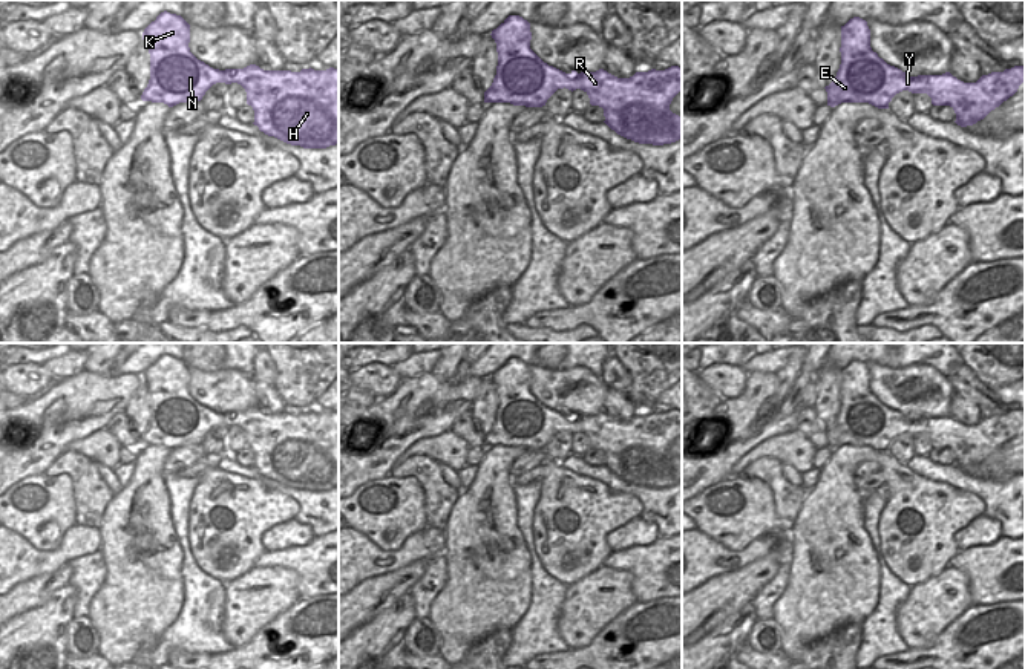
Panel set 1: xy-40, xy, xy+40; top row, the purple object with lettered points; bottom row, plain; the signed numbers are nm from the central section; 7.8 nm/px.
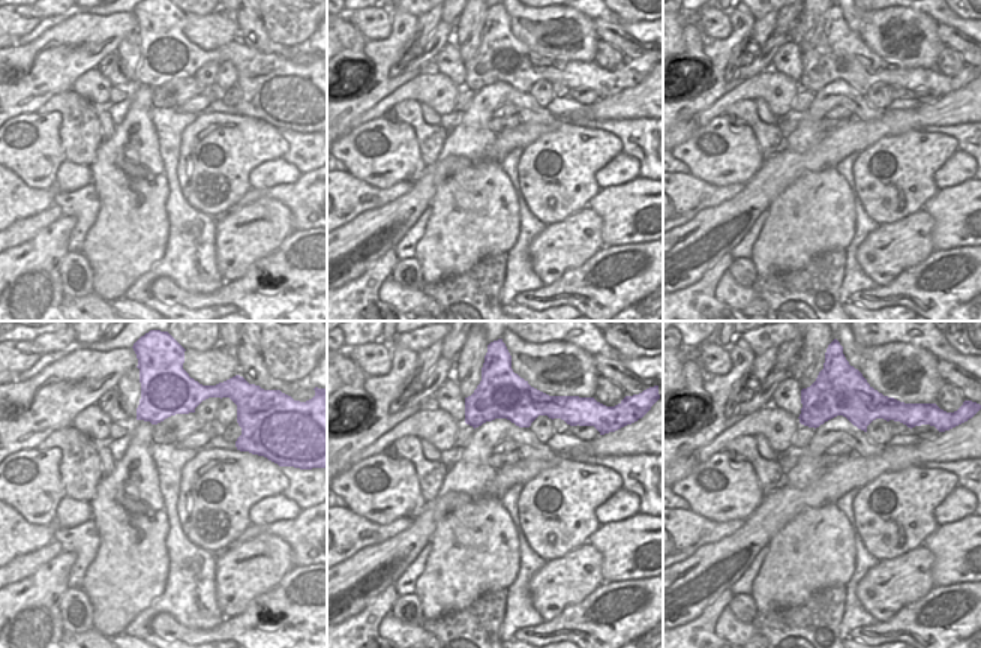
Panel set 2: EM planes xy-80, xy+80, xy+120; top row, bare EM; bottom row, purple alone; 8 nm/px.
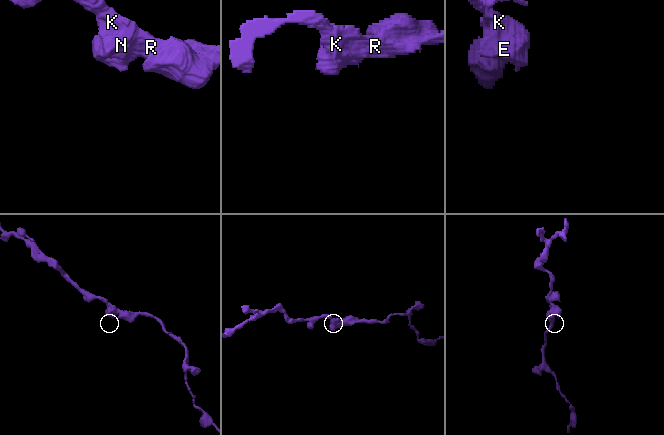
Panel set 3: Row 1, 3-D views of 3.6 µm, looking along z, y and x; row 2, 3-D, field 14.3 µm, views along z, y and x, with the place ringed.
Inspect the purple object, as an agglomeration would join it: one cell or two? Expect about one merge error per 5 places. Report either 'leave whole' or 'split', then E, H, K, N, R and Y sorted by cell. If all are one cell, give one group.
leave whole; groups E H K N R Y

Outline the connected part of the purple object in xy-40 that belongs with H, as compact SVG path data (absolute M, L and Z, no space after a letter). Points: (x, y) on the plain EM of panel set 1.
M161 355L142 375L150 397L150 423L141 442L164 445L201 444L216 426L237 426L247 435L247 447L254 453L254 468L268 479L303 491L326 491L339 487L339 412L264 413L256 407L244 412L213 412L198 403L188 390L190 367L176 357Z

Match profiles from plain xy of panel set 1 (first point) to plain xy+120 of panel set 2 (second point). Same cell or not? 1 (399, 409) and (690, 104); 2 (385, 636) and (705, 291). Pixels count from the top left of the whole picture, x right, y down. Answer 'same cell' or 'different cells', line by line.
1: same cell
2: same cell

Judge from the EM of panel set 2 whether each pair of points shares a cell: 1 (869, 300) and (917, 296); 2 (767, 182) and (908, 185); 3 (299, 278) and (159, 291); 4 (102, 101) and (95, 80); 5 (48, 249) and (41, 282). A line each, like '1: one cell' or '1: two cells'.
1: one cell
2: two cells
3: one cell
4: one cell
5: one cell

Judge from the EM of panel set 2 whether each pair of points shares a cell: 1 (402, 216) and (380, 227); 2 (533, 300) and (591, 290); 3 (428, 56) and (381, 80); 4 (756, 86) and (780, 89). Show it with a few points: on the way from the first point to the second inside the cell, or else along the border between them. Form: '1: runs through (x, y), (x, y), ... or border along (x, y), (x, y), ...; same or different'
1: runs through (396, 218), (386, 225); same
2: runs through (548, 296), (576, 290); same
3: border along (434, 60), (420, 69), (405, 69); different
4: runs through (762, 86), (774, 87); same

